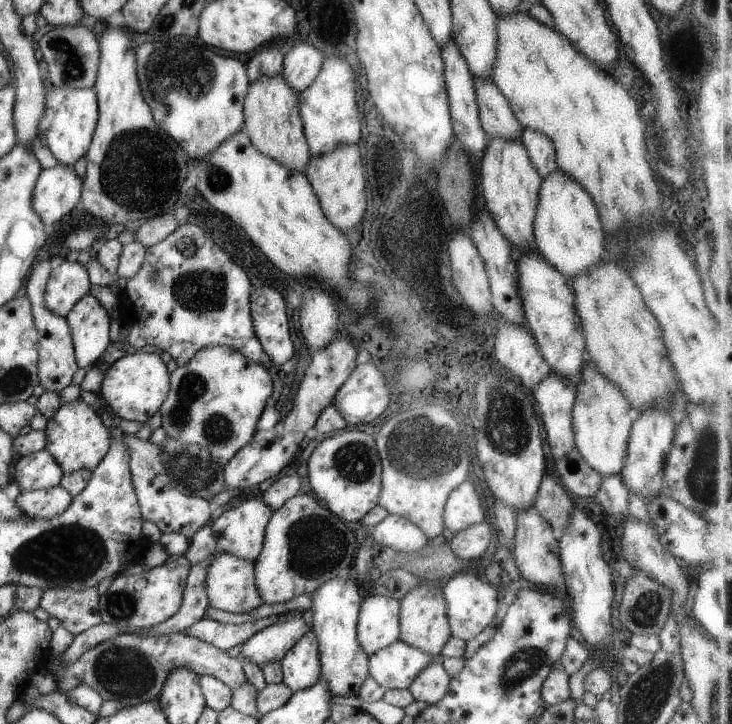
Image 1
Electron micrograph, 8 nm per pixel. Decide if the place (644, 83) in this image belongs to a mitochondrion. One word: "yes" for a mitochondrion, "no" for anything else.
no

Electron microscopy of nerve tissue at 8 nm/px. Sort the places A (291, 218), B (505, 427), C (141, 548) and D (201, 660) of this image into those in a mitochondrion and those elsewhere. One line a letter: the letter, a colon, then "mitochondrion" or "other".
A: other
B: mitochondrion
C: other
D: other

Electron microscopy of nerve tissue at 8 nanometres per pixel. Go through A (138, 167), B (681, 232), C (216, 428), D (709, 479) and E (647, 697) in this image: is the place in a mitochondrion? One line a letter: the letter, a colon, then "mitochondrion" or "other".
A: mitochondrion
B: other
C: mitochondrion
D: mitochondrion
E: mitochondrion

